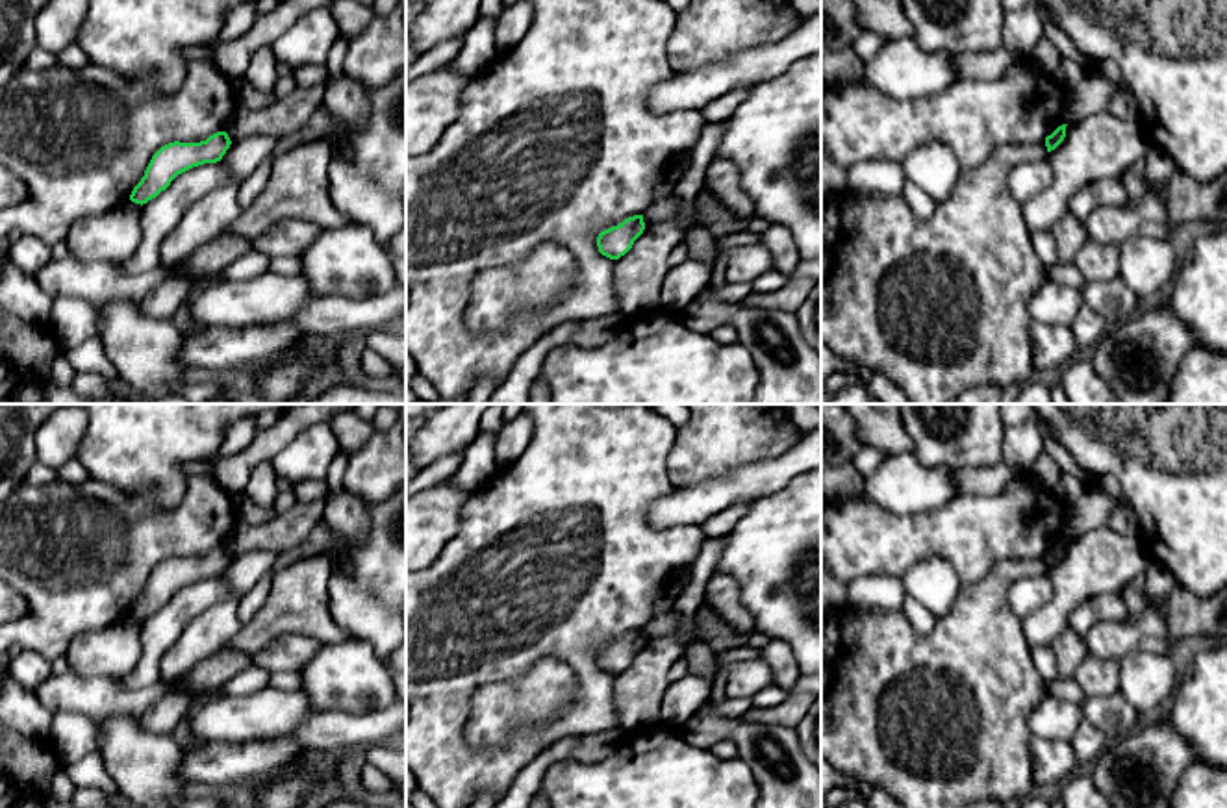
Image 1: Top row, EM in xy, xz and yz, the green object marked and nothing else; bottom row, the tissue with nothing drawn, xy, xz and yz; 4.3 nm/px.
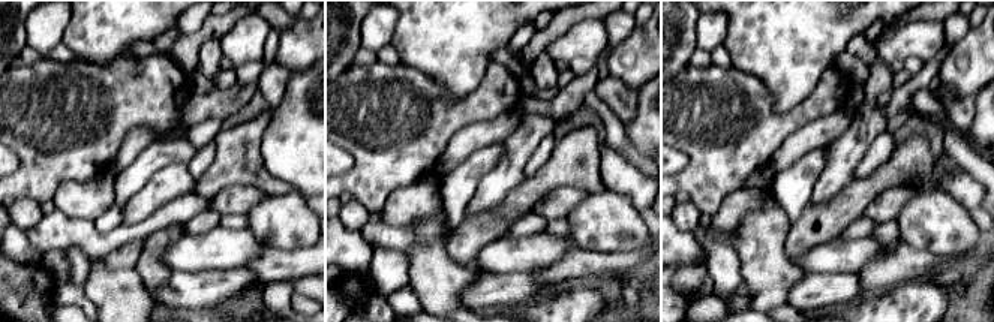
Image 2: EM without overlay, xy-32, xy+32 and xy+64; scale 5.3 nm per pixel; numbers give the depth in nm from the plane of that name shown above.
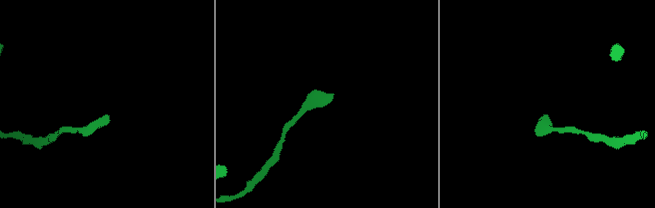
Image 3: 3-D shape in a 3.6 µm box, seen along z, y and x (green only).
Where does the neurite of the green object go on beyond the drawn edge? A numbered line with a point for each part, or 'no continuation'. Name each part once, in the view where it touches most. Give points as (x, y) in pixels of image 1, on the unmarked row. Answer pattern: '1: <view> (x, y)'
no continuation

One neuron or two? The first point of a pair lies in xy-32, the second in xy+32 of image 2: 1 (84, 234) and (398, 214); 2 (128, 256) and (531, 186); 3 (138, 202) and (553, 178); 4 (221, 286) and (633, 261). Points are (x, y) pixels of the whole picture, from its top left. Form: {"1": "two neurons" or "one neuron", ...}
{"1": "two neurons", "2": "one neuron", "3": "two neurons", "4": "two neurons"}

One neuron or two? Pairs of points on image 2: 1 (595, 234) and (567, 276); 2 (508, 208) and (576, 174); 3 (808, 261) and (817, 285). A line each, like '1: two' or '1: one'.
1: two
2: one
3: two

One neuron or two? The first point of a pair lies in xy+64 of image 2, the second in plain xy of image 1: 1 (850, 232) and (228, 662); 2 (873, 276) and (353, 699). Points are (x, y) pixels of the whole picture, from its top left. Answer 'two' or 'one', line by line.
1: two
2: two

